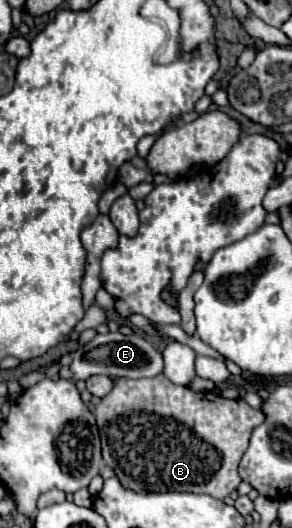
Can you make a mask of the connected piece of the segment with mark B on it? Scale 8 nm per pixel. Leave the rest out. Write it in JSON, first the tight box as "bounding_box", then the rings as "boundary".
{"bounding_box":[95,374,265,500],"boundary":[[[165,374],[155,378],[117,378],[113,390],[95,410],[103,460],[111,466],[123,486],[135,492],[195,492],[223,500],[241,482],[237,466],[249,446],[253,428],[265,422],[261,410],[253,410],[245,400],[227,400],[213,392],[193,392],[173,384]]]}

